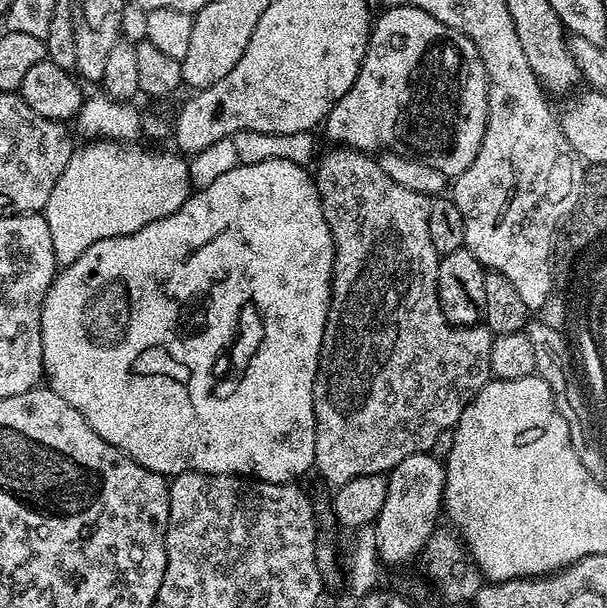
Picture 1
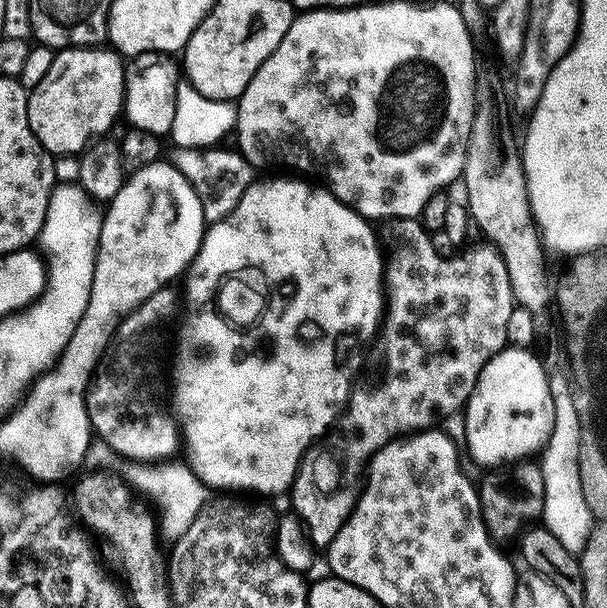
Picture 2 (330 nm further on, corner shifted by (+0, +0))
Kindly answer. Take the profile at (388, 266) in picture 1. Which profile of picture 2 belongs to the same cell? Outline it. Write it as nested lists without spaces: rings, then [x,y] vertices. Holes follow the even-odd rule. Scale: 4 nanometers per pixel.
[[[400,218],[395,224],[392,240],[396,245],[392,248],[392,257],[389,255],[386,260],[386,311],[382,316],[384,377],[361,388],[360,385],[353,387],[346,411],[339,417],[334,431],[300,459],[300,468],[290,489],[291,511],[300,517],[307,539],[320,550],[327,549],[356,505],[358,481],[372,455],[394,439],[431,429],[439,425],[436,423],[443,416],[452,416],[456,411],[457,415],[467,405],[486,362],[508,344],[506,321],[514,301],[510,274],[504,276],[506,268],[500,268],[501,260],[496,260],[492,252],[480,252],[476,246],[469,247],[465,256],[440,256],[419,219]]]

